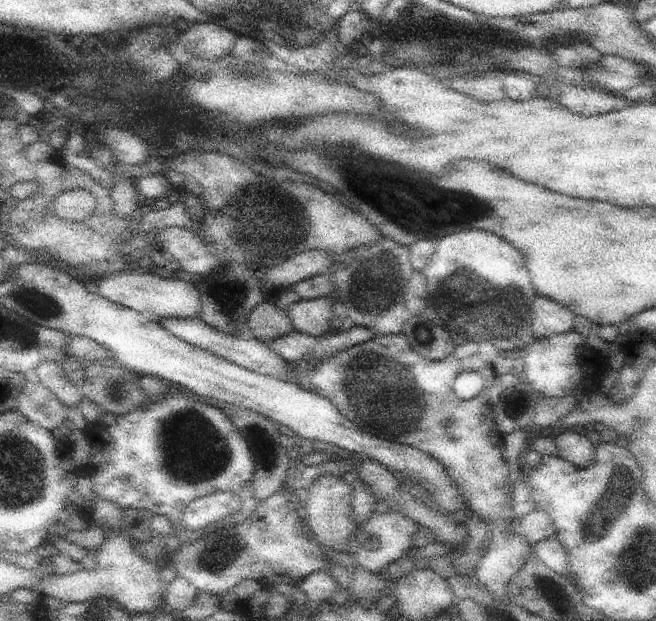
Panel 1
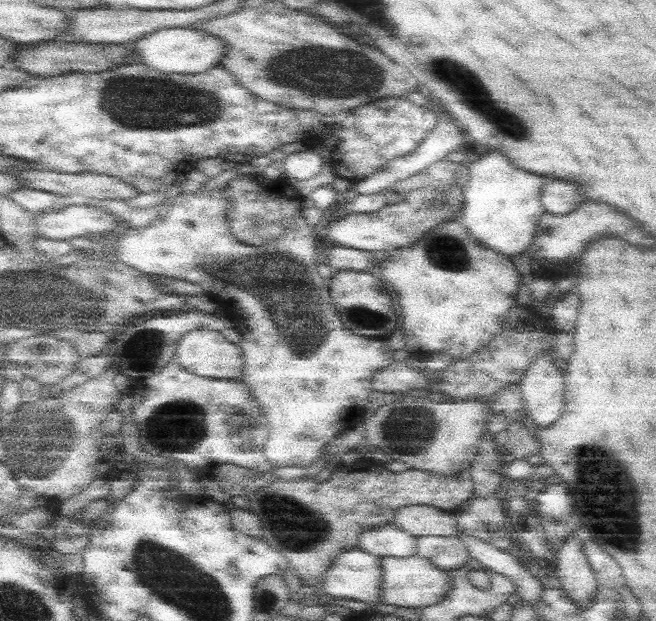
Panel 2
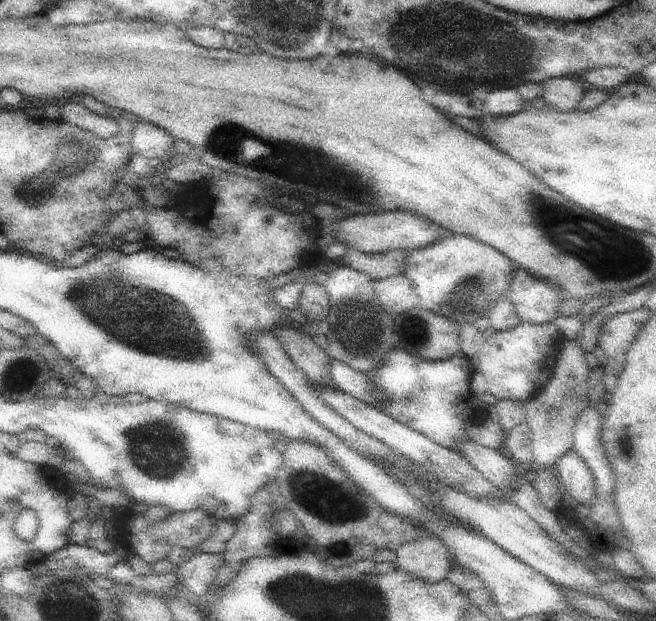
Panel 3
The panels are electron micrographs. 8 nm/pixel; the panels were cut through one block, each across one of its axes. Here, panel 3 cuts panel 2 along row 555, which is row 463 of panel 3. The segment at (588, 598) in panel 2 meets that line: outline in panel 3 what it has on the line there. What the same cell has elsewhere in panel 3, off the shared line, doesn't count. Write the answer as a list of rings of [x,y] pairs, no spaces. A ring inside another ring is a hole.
[[[570,448],[556,466],[562,491],[580,506],[592,506],[596,500],[596,479],[576,449]]]

